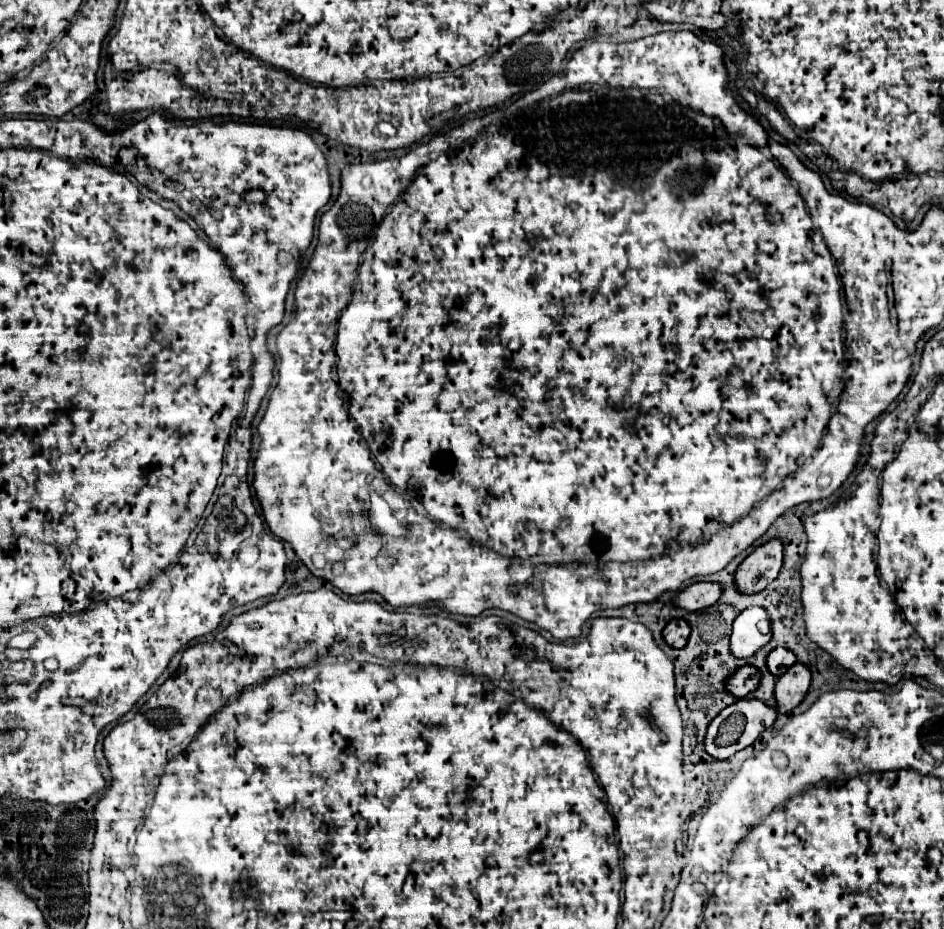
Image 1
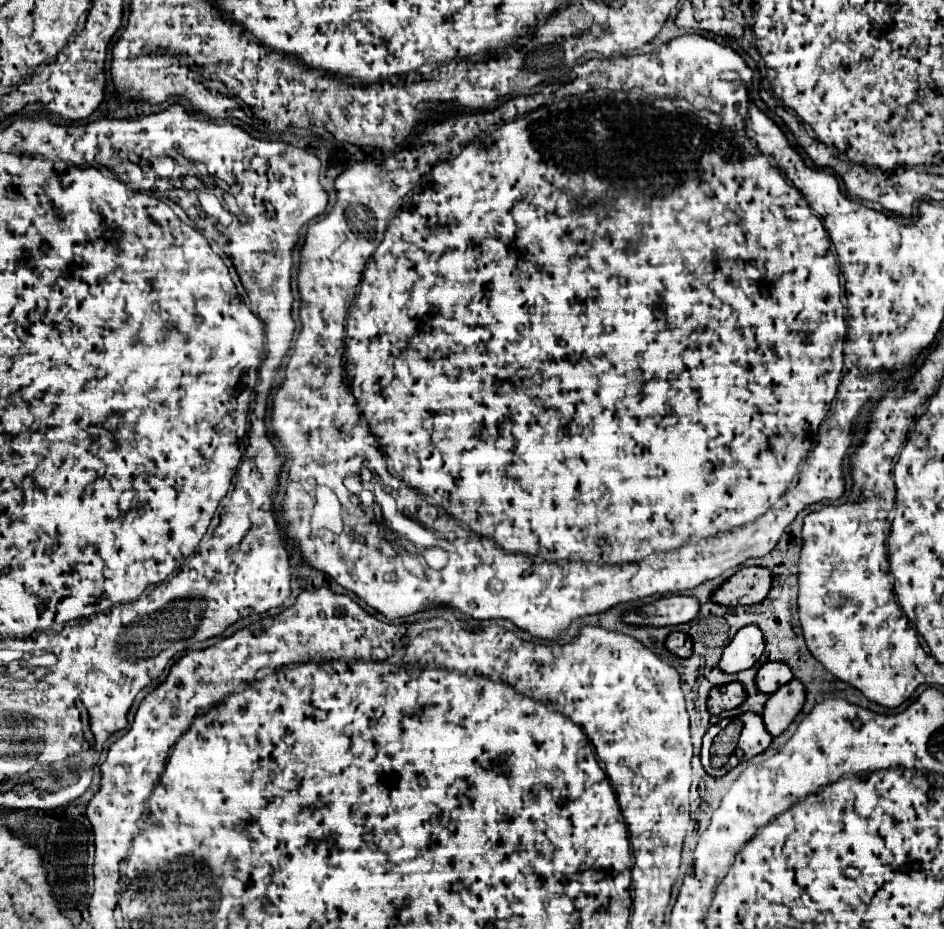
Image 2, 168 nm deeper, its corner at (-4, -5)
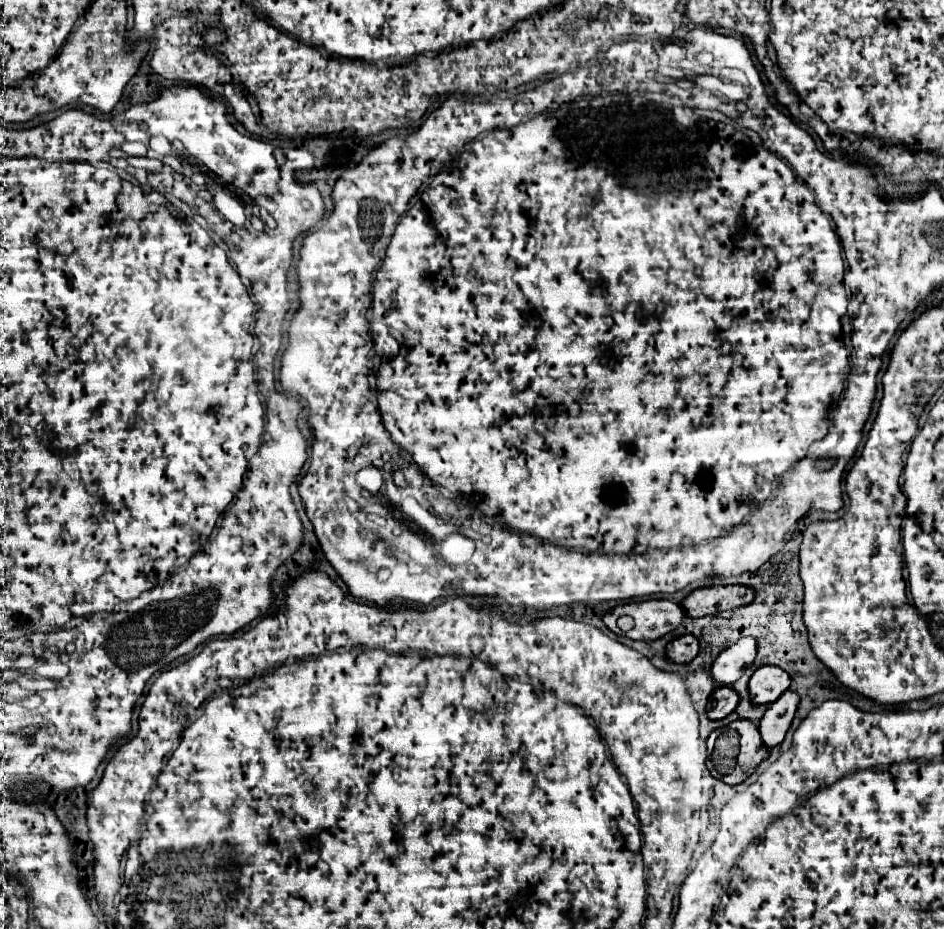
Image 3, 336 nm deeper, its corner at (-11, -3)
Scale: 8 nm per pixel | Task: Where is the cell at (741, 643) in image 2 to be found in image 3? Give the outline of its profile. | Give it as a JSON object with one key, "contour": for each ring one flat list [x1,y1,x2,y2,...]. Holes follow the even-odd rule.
{"contour":[[753,636,739,638,733,646,725,648,713,662,711,672,715,682,723,686,733,684,753,664,755,656,757,656,757,640]]}

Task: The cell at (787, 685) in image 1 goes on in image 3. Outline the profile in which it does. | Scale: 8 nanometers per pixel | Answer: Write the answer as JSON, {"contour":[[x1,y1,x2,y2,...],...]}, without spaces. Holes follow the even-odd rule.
{"contour":[[793,690,783,692,781,698,775,700,775,704,769,704,765,716,759,722,761,740,767,748,773,748,783,742,797,712,797,706,799,706,799,694,795,694]]}

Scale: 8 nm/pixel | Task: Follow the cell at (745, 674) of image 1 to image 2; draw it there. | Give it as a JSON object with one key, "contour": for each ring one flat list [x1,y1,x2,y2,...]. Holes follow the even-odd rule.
{"contour":[[730,682,726,686,716,686,710,690,710,696,708,696,708,712,720,714,720,712,732,710,732,708,740,706,744,698,746,698,746,694,744,694,742,684]]}

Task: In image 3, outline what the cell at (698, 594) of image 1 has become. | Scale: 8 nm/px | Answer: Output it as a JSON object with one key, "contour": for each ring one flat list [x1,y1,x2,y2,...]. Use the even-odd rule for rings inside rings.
{"contour":[[657,598,657,600,641,600,617,606,603,616,603,622,615,634,623,634,633,640,655,640,665,636,667,632,673,632,683,618,685,610,681,604],[623,614,635,620,635,626,629,632,621,632,617,626,617,618]]}

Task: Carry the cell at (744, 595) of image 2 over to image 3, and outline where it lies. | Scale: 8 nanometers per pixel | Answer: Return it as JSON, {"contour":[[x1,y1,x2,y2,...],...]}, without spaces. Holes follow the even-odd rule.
{"contour":[[733,584,733,586,697,588,681,604,689,616,699,618,699,616,707,616,707,614,713,616,713,614,725,612,725,610,735,610,753,600,755,600,755,590,751,590,749,586,743,586,743,584]]}

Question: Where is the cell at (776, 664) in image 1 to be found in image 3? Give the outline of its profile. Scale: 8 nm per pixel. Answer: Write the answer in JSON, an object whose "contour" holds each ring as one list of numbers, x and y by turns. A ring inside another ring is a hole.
{"contour":[[761,666,749,680,749,694,755,704,775,702,791,684,791,676,779,666]]}

